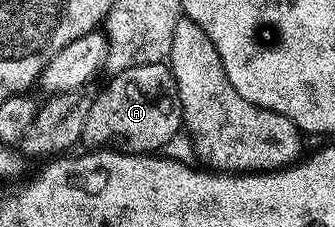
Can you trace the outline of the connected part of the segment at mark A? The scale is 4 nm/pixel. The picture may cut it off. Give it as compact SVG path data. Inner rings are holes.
M128 64L108 82L108 87L92 101L92 107L86 118L86 128L82 139L88 148L108 148L119 144L125 151L133 154L154 154L163 151L163 146L184 126L184 108L180 103L180 92L171 65Z

